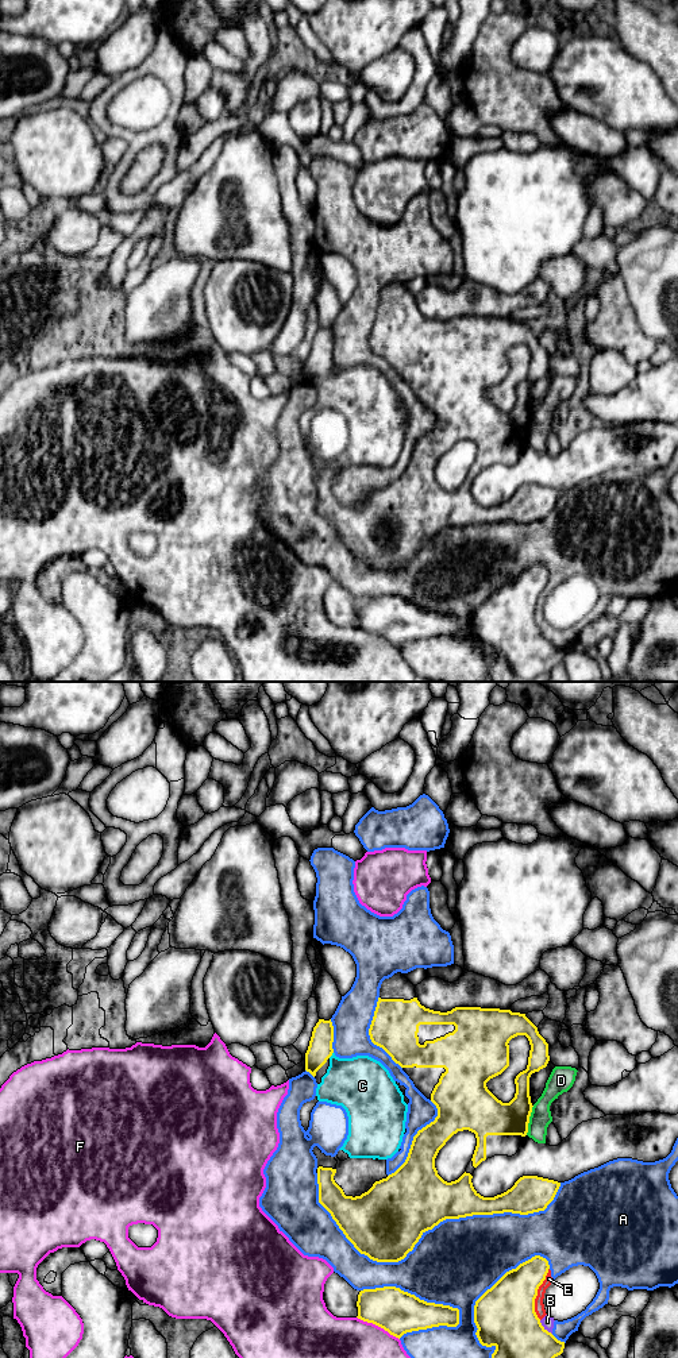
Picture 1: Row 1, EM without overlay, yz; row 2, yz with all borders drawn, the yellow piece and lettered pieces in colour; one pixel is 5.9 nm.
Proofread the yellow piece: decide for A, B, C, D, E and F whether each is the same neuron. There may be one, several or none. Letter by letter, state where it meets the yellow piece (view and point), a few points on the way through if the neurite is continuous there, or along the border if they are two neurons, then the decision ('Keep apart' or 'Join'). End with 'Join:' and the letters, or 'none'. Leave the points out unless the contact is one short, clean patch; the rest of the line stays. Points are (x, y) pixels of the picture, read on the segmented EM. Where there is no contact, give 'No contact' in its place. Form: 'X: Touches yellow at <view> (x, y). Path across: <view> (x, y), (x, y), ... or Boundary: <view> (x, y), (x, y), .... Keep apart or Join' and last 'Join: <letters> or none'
A: Touches yellow at yz (424, 1231). Keep apart
B: Touches yellow at yz (543, 1327). Boundary: yz (539, 1320), (551, 1334). Keep apart
C: Touches yellow at yz (331, 1054). Boundary: yz (332, 1052), (328, 1057). Keep apart
D: Touches yellow at yz (528, 1121). Keep apart
E: Touches yellow at yz (536, 1293). Keep apart
F: Touches yellow at yz (378, 1326). Keep apart
Join: none

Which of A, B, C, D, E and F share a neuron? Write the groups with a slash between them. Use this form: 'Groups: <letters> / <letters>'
Groups: A B C E / D / F

